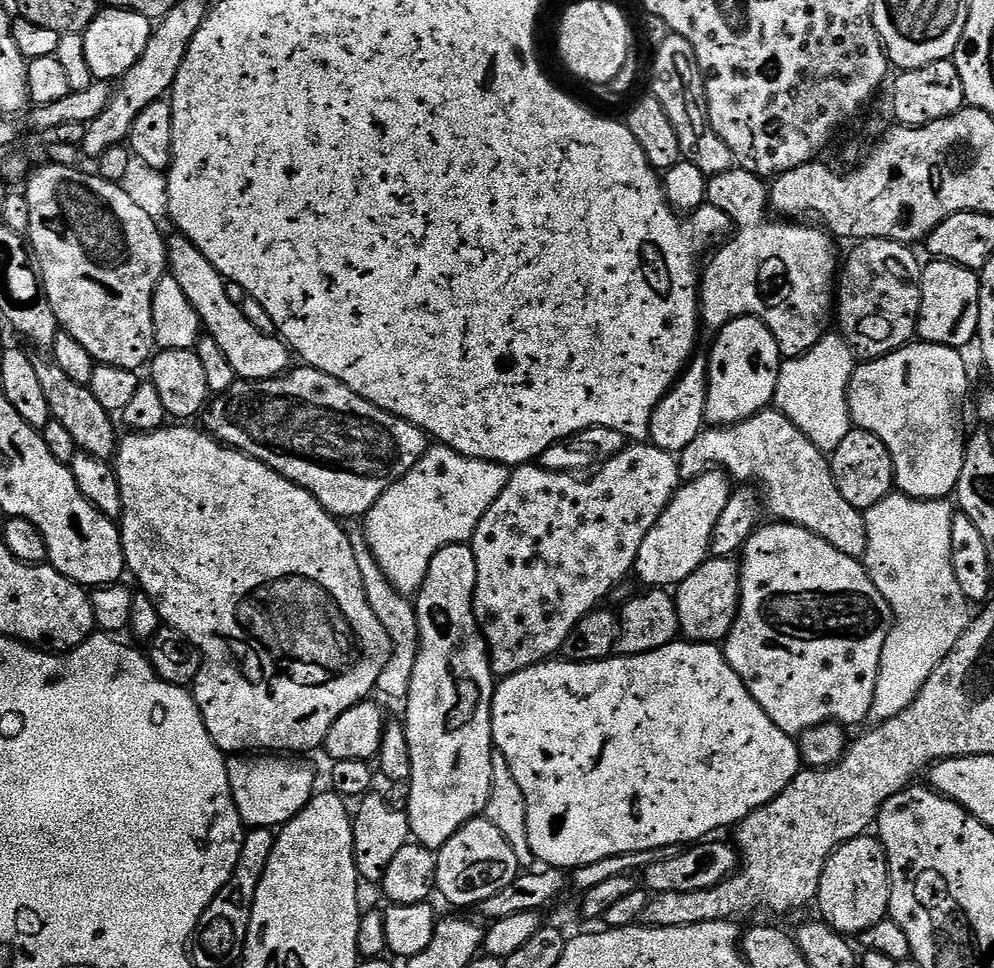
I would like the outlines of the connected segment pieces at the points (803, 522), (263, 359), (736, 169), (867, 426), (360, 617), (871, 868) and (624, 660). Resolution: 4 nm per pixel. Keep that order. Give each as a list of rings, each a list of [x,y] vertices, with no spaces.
[[[765,410],[737,424],[712,426],[700,432],[698,438],[694,438],[690,446],[686,446],[686,450],[678,453],[680,478],[681,481],[687,482],[701,476],[709,466],[719,466],[733,481],[740,480],[736,482],[758,489],[762,497],[763,511],[767,515],[769,512],[772,515],[769,517],[773,521],[797,524],[799,528],[810,530],[830,546],[842,550],[842,554],[863,557],[868,550],[868,525],[865,513],[859,508],[850,506],[850,502],[842,498],[834,482],[829,457],[820,453],[820,448],[814,441],[812,436],[802,434],[802,430],[798,430],[798,426],[794,426],[794,422],[781,412]]]
[[[179,234],[169,235],[166,247],[167,271],[174,278],[174,282],[182,286],[182,294],[186,294],[190,306],[198,310],[203,331],[210,338],[214,338],[214,342],[218,342],[230,366],[234,366],[237,377],[241,380],[273,380],[275,376],[283,376],[289,371],[294,356],[288,345],[279,335],[262,334],[262,330],[258,330],[250,323],[250,318],[246,318],[243,307],[230,302],[224,276],[206,259],[202,250],[198,250],[198,246],[190,242],[190,238]]]
[[[733,166],[730,170],[726,170],[722,174],[711,177],[707,181],[707,203],[712,204],[718,210],[722,210],[728,215],[729,221],[733,225],[736,224],[740,229],[736,232],[736,237],[713,258],[708,264],[708,269],[703,269],[700,278],[700,319],[705,329],[719,330],[726,327],[731,320],[737,320],[743,316],[757,316],[758,319],[764,323],[770,330],[770,334],[774,334],[774,338],[780,347],[780,355],[784,358],[791,358],[794,356],[804,356],[806,353],[823,338],[829,335],[830,328],[828,323],[833,323],[834,320],[834,297],[838,292],[838,260],[836,264],[836,248],[833,237],[829,235],[823,227],[809,226],[804,222],[789,222],[784,218],[773,218],[770,215],[770,188],[761,177],[756,176],[752,172],[747,172],[746,169],[739,166]]]
[[[913,342],[904,345],[897,352],[892,352],[886,356],[879,356],[877,360],[857,363],[856,369],[852,372],[852,381],[848,387],[848,409],[852,415],[851,423],[857,428],[864,429],[865,432],[874,435],[890,450],[892,465],[895,468],[895,487],[904,492],[908,498],[919,498],[921,500],[939,500],[948,498],[955,493],[958,478],[961,477],[962,466],[965,464],[965,454],[967,452],[967,435],[964,436],[964,406],[968,396],[968,386],[970,378],[968,376],[968,366],[963,358],[964,354],[957,348],[942,346],[941,344],[925,344],[923,342]]]
[[[165,426],[156,432],[133,432],[119,441],[114,467],[122,494],[118,527],[124,547],[124,563],[130,576],[132,572],[133,578],[140,583],[139,591],[154,602],[161,621],[167,627],[186,634],[200,652],[200,669],[190,691],[196,697],[196,705],[206,722],[210,738],[221,752],[252,754],[263,750],[268,754],[308,754],[311,748],[319,749],[323,745],[330,734],[330,726],[338,722],[343,712],[367,701],[371,697],[368,695],[377,691],[379,674],[390,658],[390,638],[367,601],[361,571],[345,525],[331,516],[306,489],[290,482],[262,461],[221,444],[215,436],[199,427],[188,427],[192,426]]]
[[[865,834],[847,840],[833,852],[822,870],[814,904],[820,907],[819,919],[823,923],[829,924],[843,936],[856,938],[870,930],[870,926],[878,926],[878,922],[886,919],[891,889],[888,855],[884,845],[875,835]]]
[[[673,642],[653,652],[637,656],[611,655],[607,660],[579,664],[573,660],[553,658],[513,676],[503,677],[495,685],[492,700],[492,742],[495,751],[506,758],[514,782],[526,798],[526,830],[533,857],[549,868],[575,870],[600,859],[629,852],[700,842],[719,828],[735,826],[753,810],[769,804],[802,770],[797,741],[789,733],[774,726],[772,719],[754,702],[742,678],[728,665],[723,651],[712,642]]]

